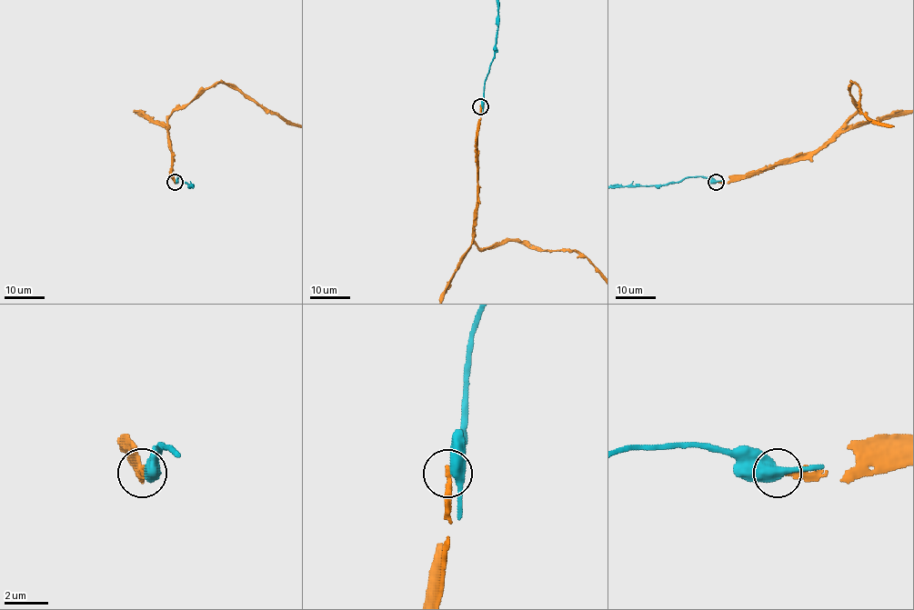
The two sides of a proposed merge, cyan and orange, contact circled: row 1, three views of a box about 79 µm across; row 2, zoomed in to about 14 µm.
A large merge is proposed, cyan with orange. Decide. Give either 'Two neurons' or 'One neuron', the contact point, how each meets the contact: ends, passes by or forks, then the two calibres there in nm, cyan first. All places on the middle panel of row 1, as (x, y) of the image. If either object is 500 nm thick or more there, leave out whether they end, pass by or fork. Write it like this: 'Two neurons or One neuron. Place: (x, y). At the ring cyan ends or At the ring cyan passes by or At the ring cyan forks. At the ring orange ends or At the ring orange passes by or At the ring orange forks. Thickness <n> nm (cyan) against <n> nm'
Two neurons. Place: (480, 106). Thickness 550 nm (cyan) against 240 nm

